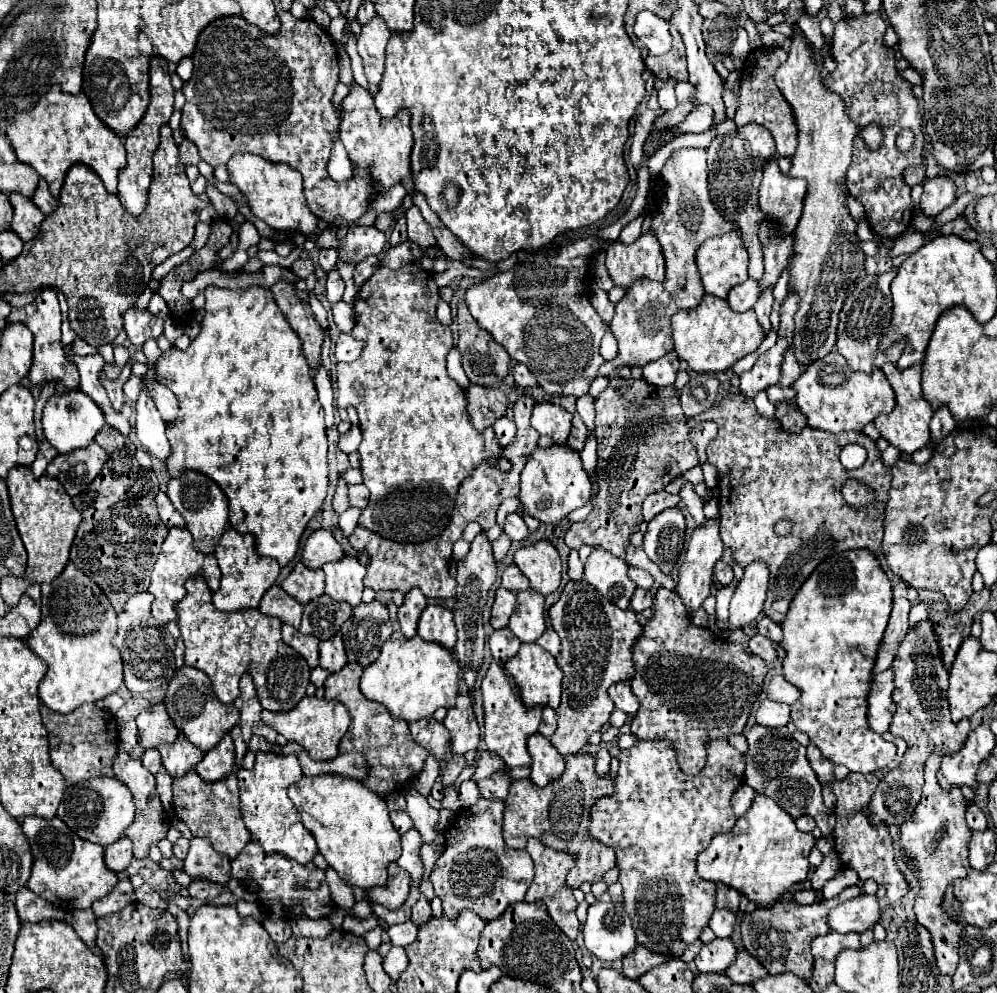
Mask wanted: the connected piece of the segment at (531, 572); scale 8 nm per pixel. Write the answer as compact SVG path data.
M537 540L515 550L515 564L529 578L531 588L549 596L561 582L561 558L549 540Z

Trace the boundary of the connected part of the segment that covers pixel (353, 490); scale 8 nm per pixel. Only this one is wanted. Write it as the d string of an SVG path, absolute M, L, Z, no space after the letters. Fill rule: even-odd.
M349 484L347 486L349 490L349 504L351 506L359 506L359 508L365 508L367 502L369 502L369 492L367 492L367 486L365 484Z

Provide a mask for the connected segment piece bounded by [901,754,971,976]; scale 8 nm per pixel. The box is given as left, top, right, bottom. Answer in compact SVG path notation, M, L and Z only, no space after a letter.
M931 754L925 764L925 784L923 796L915 806L913 816L901 824L901 846L905 848L907 856L913 860L913 868L919 872L921 892L915 898L915 916L919 924L923 924L930 932L933 946L935 946L935 960L941 974L953 976L959 962L959 941L963 924L953 922L941 910L941 900L947 884L957 878L963 878L969 868L967 860L967 842L971 838L971 830L965 822L965 808L967 800L963 798L959 788L951 788L951 792L943 792L937 782L937 770L941 764L939 754Z

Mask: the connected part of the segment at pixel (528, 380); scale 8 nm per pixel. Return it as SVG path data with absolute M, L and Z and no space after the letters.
M515 364L513 366L513 370L511 370L511 374L513 374L513 378L515 378L515 382L519 384L519 386L523 386L523 388L531 388L531 386L537 386L537 380L535 380L535 376L525 368L525 364Z

